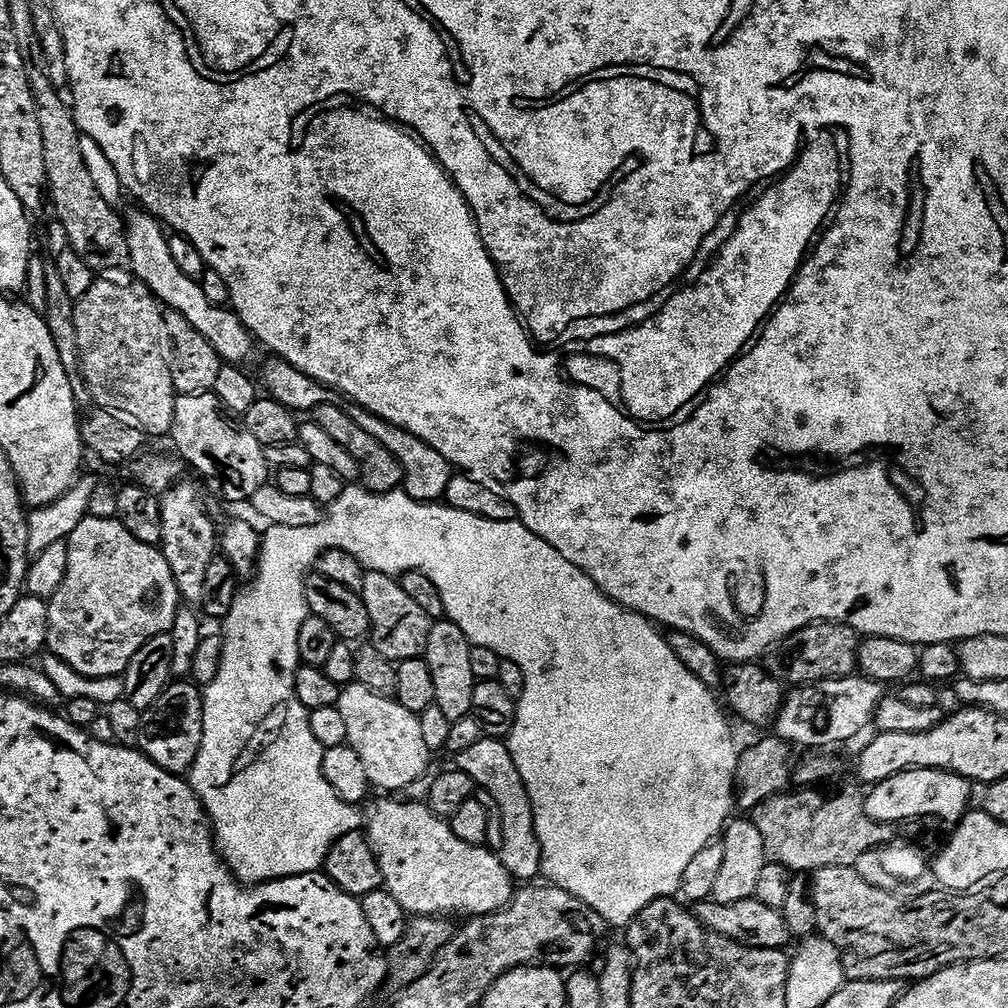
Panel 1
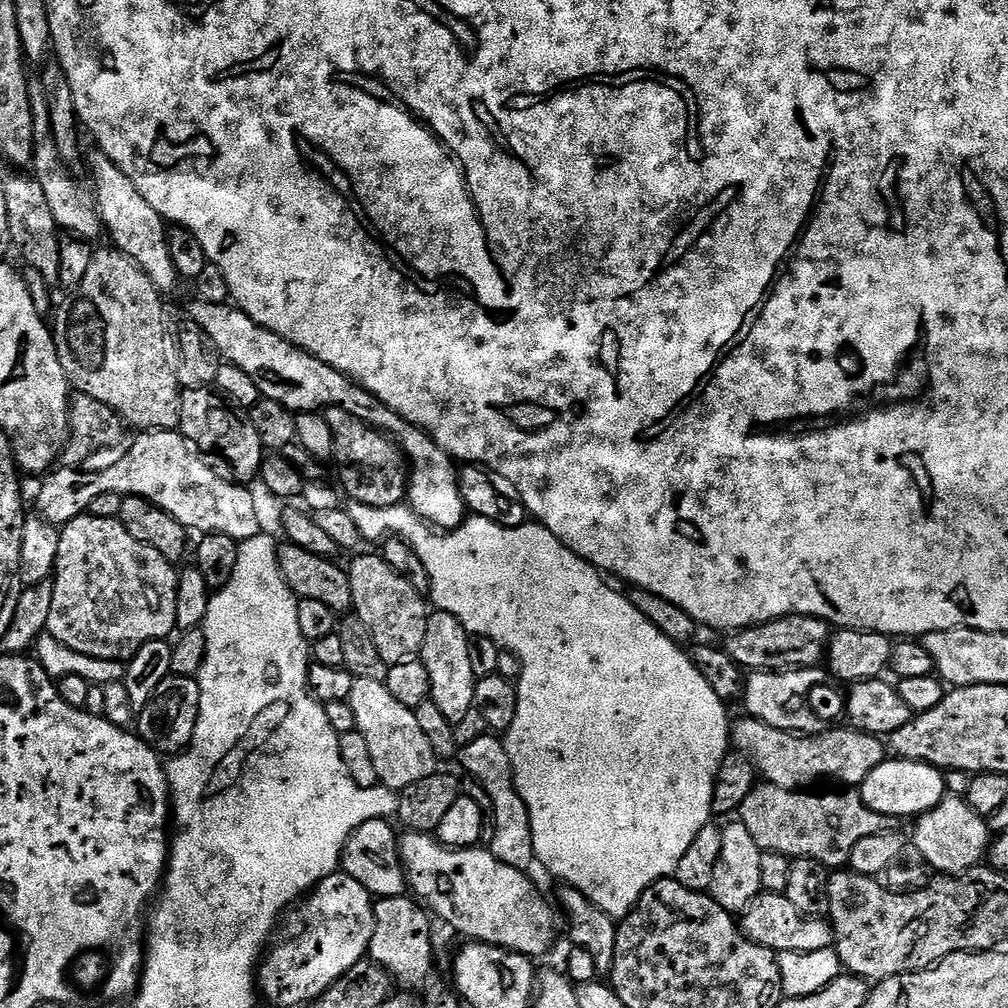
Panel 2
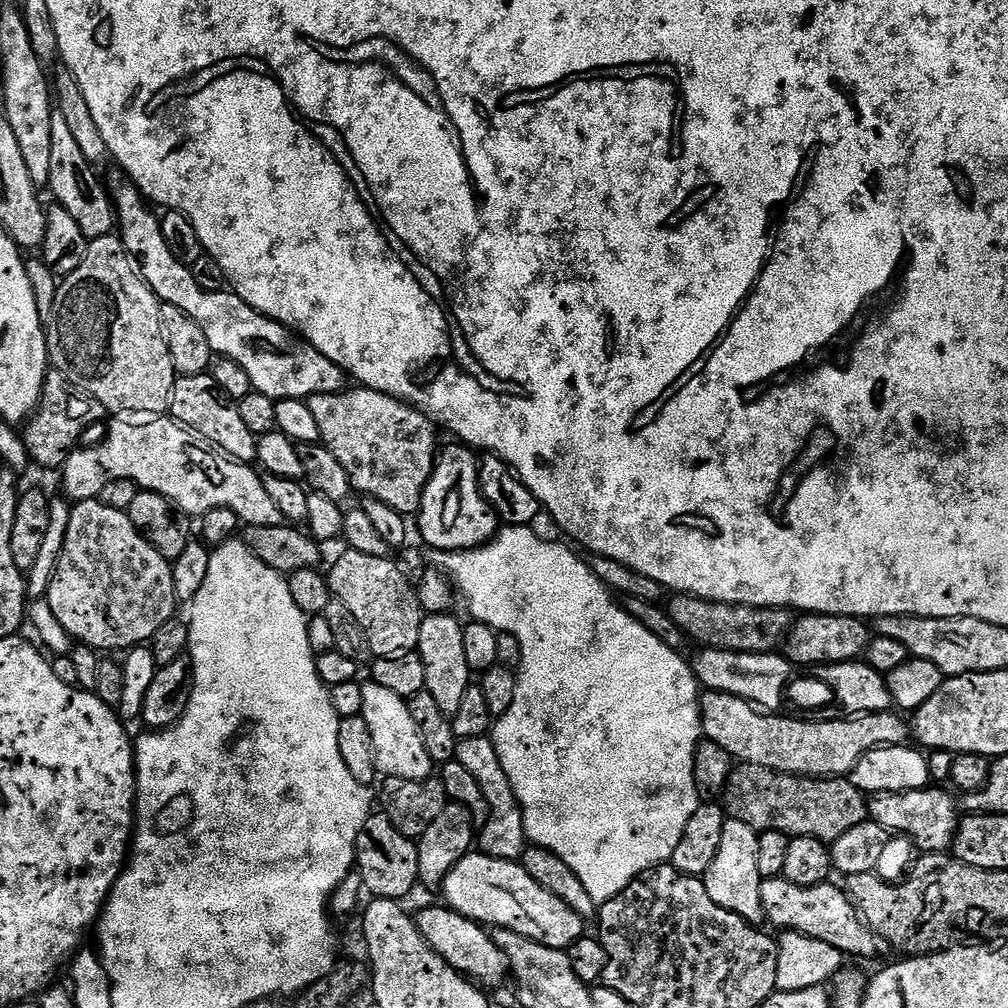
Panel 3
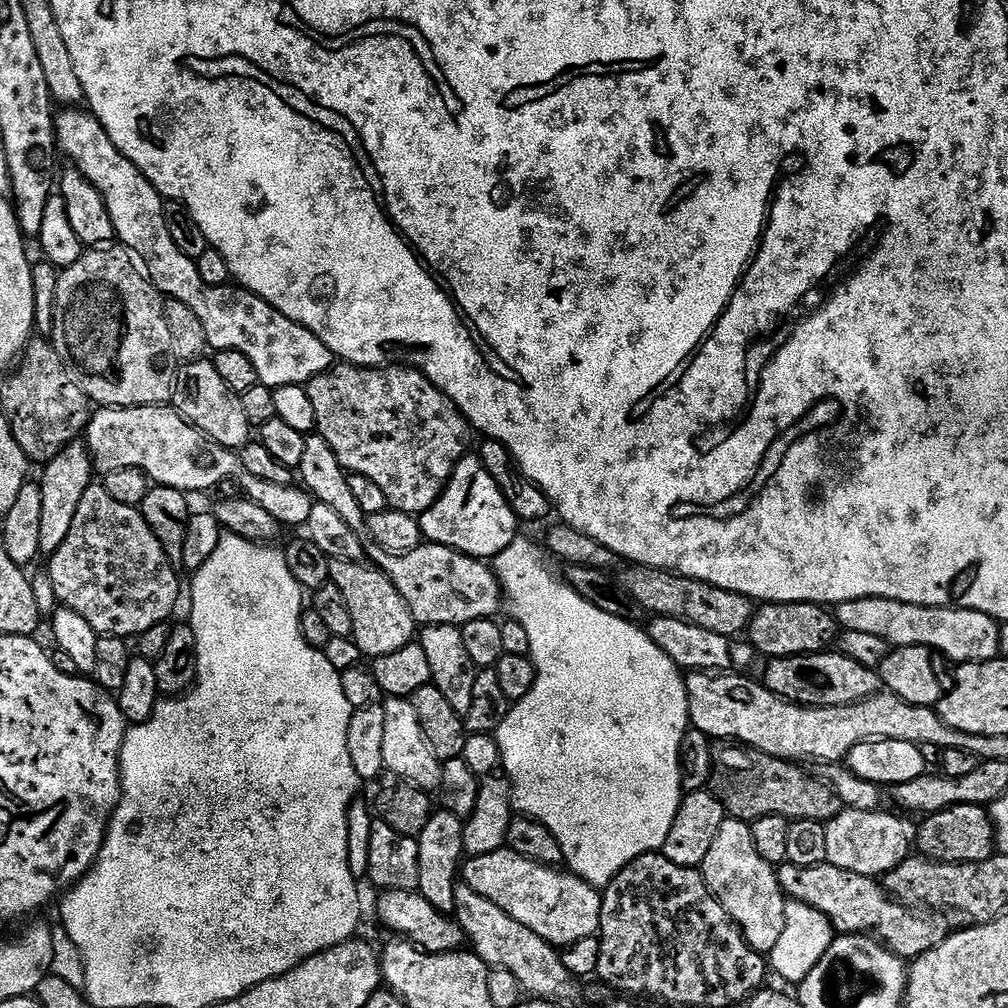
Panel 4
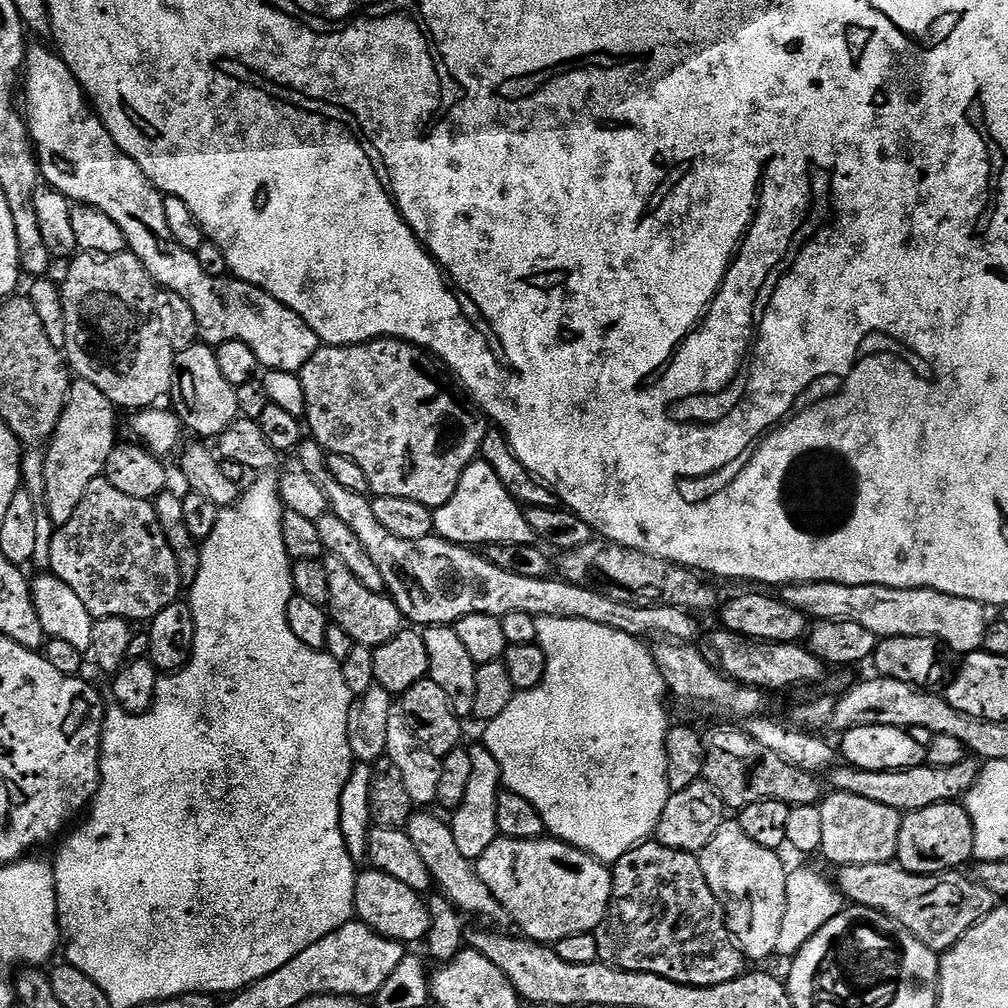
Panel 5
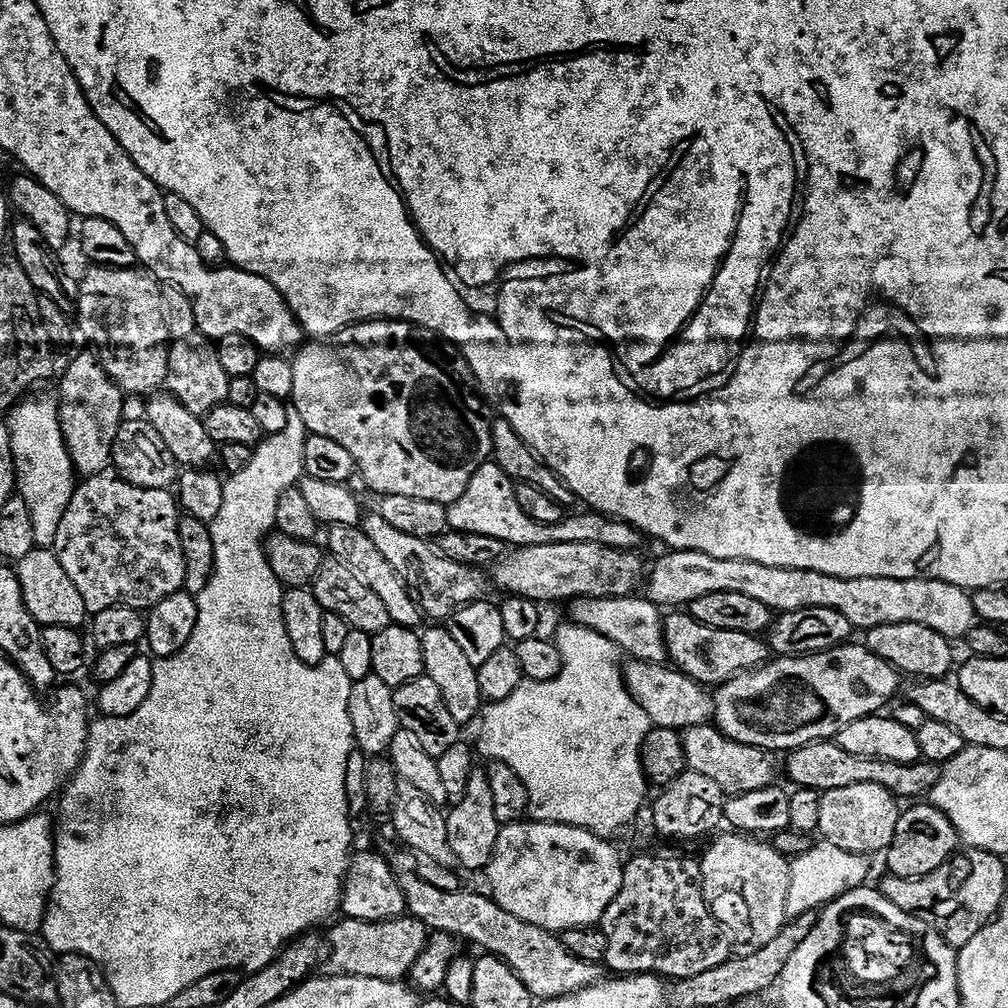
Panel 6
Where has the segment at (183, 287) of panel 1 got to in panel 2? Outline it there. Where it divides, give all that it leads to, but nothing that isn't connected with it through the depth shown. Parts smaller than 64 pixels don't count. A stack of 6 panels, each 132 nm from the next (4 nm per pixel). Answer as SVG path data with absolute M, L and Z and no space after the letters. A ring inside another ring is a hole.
M93 151L88 164L92 167L91 191L94 193L96 208L100 211L100 220L104 223L107 235L112 235L111 243L121 252L130 257L135 264L154 282L154 286L161 294L168 294L176 288L178 277L176 267L170 258L168 245L168 228L163 216L138 194L138 186L118 170L118 166L104 152Z

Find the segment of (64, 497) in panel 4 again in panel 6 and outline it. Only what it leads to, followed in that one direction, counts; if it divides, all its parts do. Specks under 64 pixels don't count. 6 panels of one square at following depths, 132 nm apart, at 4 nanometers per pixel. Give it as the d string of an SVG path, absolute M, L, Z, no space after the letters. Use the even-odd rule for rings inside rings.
M95 351L80 352L68 364L60 380L60 425L75 475L80 478L96 476L112 462L114 438L126 419L124 400L126 394L108 376Z

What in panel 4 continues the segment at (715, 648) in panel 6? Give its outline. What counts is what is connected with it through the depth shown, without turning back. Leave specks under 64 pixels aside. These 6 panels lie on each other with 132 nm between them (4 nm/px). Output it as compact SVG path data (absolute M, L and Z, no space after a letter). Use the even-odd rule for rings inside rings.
M839 650L815 652L809 656L778 656L767 661L762 675L762 683L775 696L805 706L833 708L857 704L877 695L881 691L879 671L867 668L846 658Z

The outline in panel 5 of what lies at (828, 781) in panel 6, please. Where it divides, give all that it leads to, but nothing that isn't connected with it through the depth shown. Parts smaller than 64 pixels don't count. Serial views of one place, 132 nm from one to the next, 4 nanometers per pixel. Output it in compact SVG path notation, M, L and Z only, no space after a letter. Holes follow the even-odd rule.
M969 758L956 763L955 766L930 766L928 763L919 764L906 770L893 772L875 772L862 770L851 766L833 767L832 788L846 794L858 794L858 798L866 798L870 802L882 802L882 806L890 806L895 812L907 814L914 810L926 810L926 806L935 804L950 804L959 801L974 786L982 767L981 761Z

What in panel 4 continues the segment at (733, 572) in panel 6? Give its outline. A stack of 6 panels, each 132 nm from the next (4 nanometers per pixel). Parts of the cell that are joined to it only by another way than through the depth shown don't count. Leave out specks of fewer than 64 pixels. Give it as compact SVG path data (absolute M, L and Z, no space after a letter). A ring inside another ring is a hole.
M858 598L835 605L836 623L845 632L858 630L862 634L875 634L892 648L902 646L926 646L933 653L953 660L953 665L973 664L983 660L995 660L1000 656L998 634L1000 624L992 616L978 610L965 608L935 608L914 606L910 602L894 602L890 598Z

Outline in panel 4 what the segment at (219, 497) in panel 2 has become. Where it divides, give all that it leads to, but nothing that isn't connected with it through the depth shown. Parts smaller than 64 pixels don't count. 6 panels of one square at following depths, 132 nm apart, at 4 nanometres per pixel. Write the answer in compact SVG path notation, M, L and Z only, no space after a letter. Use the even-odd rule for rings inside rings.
M101 407L91 413L86 429L86 443L97 473L137 468L147 474L153 485L173 488L185 494L211 493L224 479L234 478L243 488L243 495L262 506L262 510L269 512L282 526L288 527L289 524L296 528L300 524L301 527L307 525L310 518L314 497L307 488L295 483L279 484L254 478L254 474L244 470L239 455L233 449L223 448L209 436L203 436L171 407Z

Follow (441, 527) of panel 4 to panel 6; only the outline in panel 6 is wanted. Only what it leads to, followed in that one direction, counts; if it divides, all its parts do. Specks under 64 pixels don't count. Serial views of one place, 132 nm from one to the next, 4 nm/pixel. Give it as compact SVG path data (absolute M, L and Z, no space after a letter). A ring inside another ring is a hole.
M494 462L481 466L470 478L470 486L454 503L447 505L448 527L458 532L470 534L490 534L490 538L498 538L508 546L529 548L539 544L557 544L558 542L594 542L611 548L639 549L641 533L633 524L617 520L591 510L585 516L569 515L560 524L539 524L530 518L518 506L516 484L511 476L506 475Z

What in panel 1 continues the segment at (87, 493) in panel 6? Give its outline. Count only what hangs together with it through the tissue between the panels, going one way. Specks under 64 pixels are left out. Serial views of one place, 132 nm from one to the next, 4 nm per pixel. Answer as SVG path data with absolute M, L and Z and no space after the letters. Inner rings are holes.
M87 515L82 522L78 522L78 530L74 530L74 534L68 536L66 543L70 554L69 562L66 565L66 578L62 582L62 586L58 586L58 590L48 601L47 651L53 656L62 658L62 662L66 662L83 676L89 676L95 680L101 680L107 676L123 677L134 654L138 654L138 650L142 650L142 646L146 646L146 642L150 642L154 637L171 633L174 626L176 611L182 606L182 601L178 586L174 582L174 574L170 574L170 562L166 562L163 551L157 545L138 542L138 538L134 538L134 534L130 534L130 530L126 530L126 526L122 526L117 519L103 520Z

